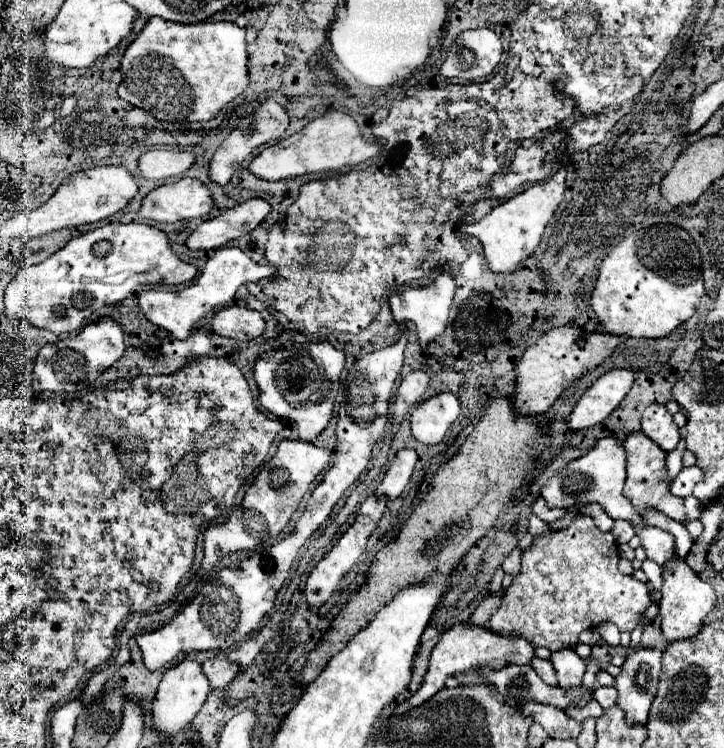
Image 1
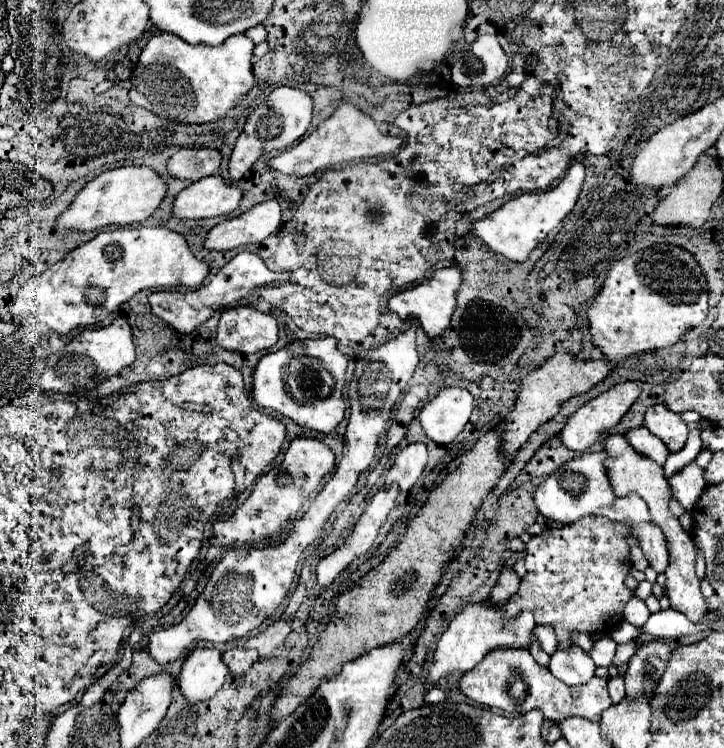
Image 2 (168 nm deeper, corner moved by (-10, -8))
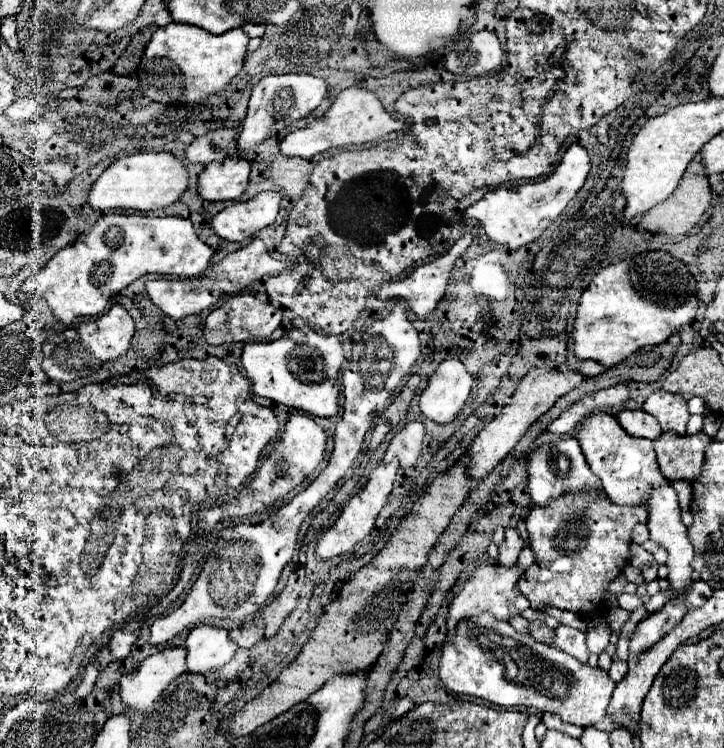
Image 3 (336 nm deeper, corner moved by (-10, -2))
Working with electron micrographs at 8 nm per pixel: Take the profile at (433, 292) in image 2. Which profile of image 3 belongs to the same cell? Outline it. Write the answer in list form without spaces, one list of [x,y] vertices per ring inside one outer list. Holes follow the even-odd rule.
[[[470,234],[462,236],[460,240],[454,242],[454,246],[452,246],[446,254],[438,256],[438,258],[432,260],[432,262],[426,262],[424,266],[418,266],[418,268],[416,268],[410,276],[406,276],[404,280],[396,280],[396,282],[384,284],[382,288],[376,290],[376,296],[378,296],[380,300],[406,300],[408,306],[412,308],[412,312],[414,312],[418,318],[426,318],[426,316],[438,306],[438,302],[442,300],[444,290],[446,290],[446,284],[448,284],[448,278],[450,278],[450,270],[452,270],[456,258],[460,258],[460,256],[466,252],[466,248],[468,248],[470,242],[472,242],[472,236],[470,236]]]

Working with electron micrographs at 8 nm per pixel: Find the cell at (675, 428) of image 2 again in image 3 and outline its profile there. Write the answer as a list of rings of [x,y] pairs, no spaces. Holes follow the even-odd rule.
[[[656,390],[646,398],[646,402],[642,404],[642,410],[652,414],[660,422],[662,432],[674,430],[676,434],[686,434],[686,424],[690,418],[686,406],[688,404],[684,398],[680,398],[680,394]]]

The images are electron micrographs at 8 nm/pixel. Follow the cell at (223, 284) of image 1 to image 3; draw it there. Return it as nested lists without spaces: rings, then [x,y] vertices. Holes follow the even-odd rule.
[[[254,238],[248,246],[228,254],[224,260],[220,260],[218,264],[214,264],[208,274],[204,272],[200,278],[186,278],[186,280],[148,280],[146,282],[146,290],[150,300],[170,318],[180,320],[184,316],[190,314],[200,314],[202,310],[210,308],[212,304],[216,304],[220,300],[220,296],[228,294],[238,294],[240,290],[244,290],[246,286],[250,286],[254,280],[260,280],[266,274],[274,274],[274,272],[282,272],[286,270],[290,264],[284,260],[274,260],[268,254],[268,248],[264,246],[264,242],[260,238]]]

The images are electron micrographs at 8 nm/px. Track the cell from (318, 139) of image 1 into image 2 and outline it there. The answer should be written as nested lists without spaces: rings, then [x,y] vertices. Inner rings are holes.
[[[342,104],[328,120],[320,122],[312,134],[308,134],[306,138],[302,138],[298,144],[290,146],[288,150],[280,152],[278,156],[270,158],[268,166],[274,172],[286,174],[286,176],[312,176],[312,174],[320,174],[336,164],[360,162],[366,158],[392,154],[400,148],[400,144],[402,144],[402,138],[380,134],[378,126],[374,124],[374,120],[370,116],[362,114],[352,104]]]

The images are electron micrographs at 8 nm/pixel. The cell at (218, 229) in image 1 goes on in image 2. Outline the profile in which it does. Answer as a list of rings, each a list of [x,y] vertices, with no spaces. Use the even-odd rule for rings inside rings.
[[[276,200],[262,202],[238,218],[224,220],[216,224],[206,240],[208,250],[234,250],[238,246],[262,242],[280,226],[280,204]]]

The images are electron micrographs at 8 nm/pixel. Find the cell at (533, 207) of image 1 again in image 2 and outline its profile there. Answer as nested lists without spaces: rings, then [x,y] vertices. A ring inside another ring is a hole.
[[[574,162],[570,166],[568,174],[564,176],[564,180],[560,180],[560,184],[556,188],[546,190],[546,192],[520,194],[520,196],[508,200],[502,208],[488,214],[484,220],[478,220],[472,228],[472,232],[478,238],[482,238],[492,248],[492,252],[506,256],[512,262],[526,262],[530,252],[534,248],[538,248],[542,244],[542,240],[548,236],[548,232],[552,228],[556,228],[566,218],[566,214],[574,208],[582,182],[584,182],[584,166],[580,162]]]

